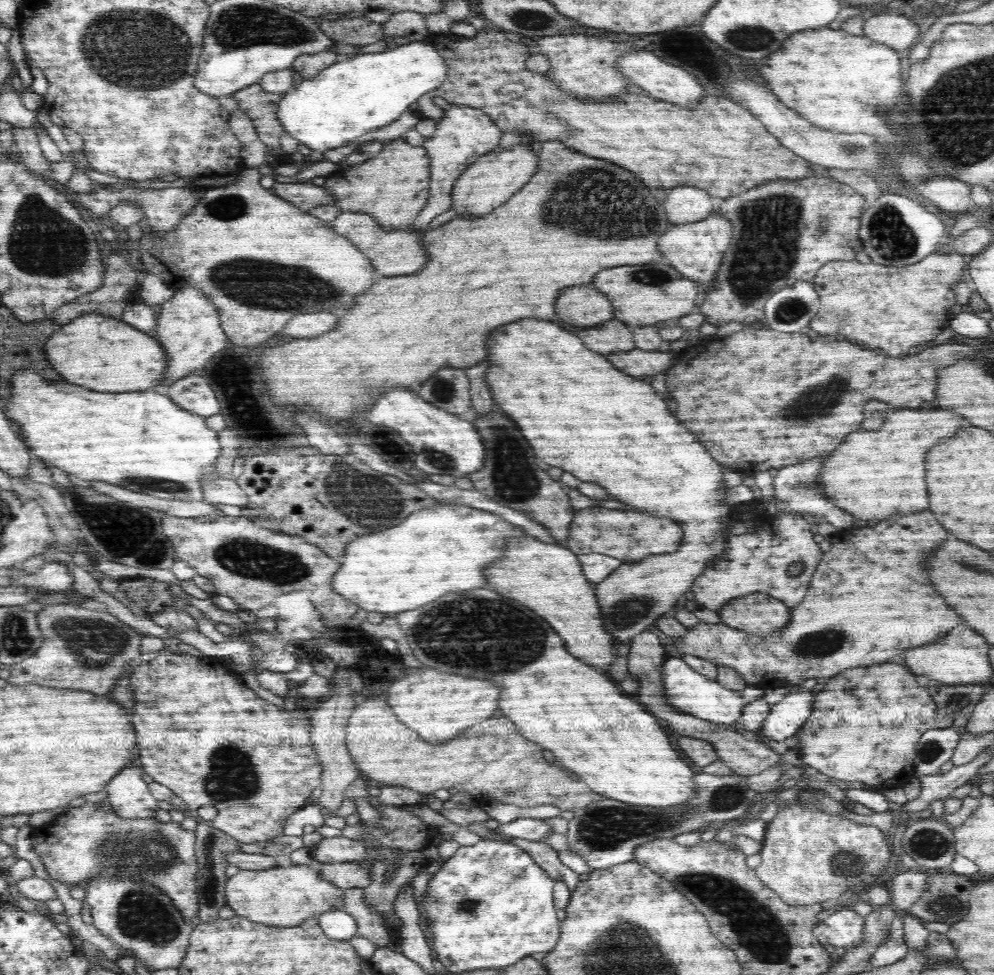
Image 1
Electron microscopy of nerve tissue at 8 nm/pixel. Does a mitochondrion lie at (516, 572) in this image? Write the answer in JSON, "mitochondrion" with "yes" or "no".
{"mitochondrion":"no"}

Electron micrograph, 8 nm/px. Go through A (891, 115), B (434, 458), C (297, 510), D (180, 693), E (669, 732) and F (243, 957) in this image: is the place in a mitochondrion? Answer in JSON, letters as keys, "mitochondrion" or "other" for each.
{"A":"mitochondrion","B":"mitochondrion","C":"other","D":"other","E":"other","F":"other"}

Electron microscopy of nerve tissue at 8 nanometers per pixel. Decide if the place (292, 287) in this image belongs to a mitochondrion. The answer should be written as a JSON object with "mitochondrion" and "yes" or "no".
{"mitochondrion":"yes"}

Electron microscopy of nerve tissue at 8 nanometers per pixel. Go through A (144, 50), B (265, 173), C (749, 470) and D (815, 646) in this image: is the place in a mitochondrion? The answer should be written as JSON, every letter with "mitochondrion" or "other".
{"A":"mitochondrion","B":"other","C":"other","D":"mitochondrion"}

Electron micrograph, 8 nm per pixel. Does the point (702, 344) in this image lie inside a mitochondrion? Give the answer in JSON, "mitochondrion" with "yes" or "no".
{"mitochondrion":"no"}

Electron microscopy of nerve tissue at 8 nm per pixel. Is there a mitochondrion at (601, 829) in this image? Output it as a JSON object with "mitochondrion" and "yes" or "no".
{"mitochondrion":"yes"}

